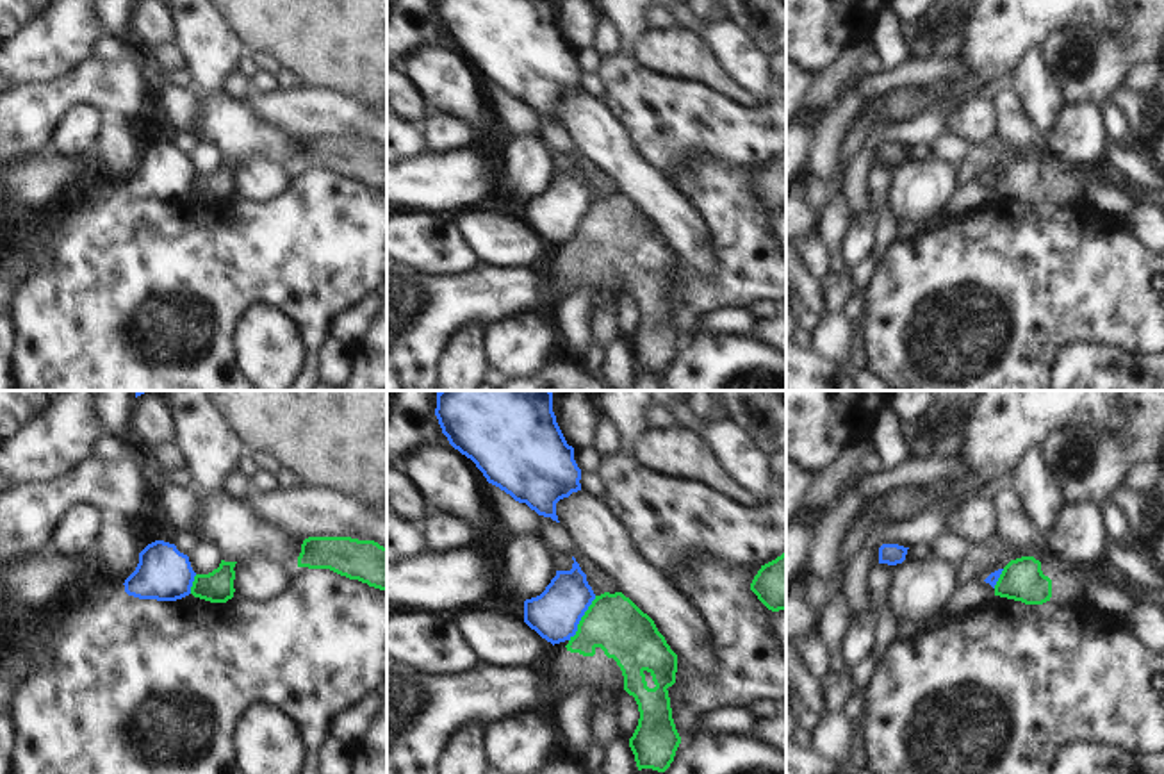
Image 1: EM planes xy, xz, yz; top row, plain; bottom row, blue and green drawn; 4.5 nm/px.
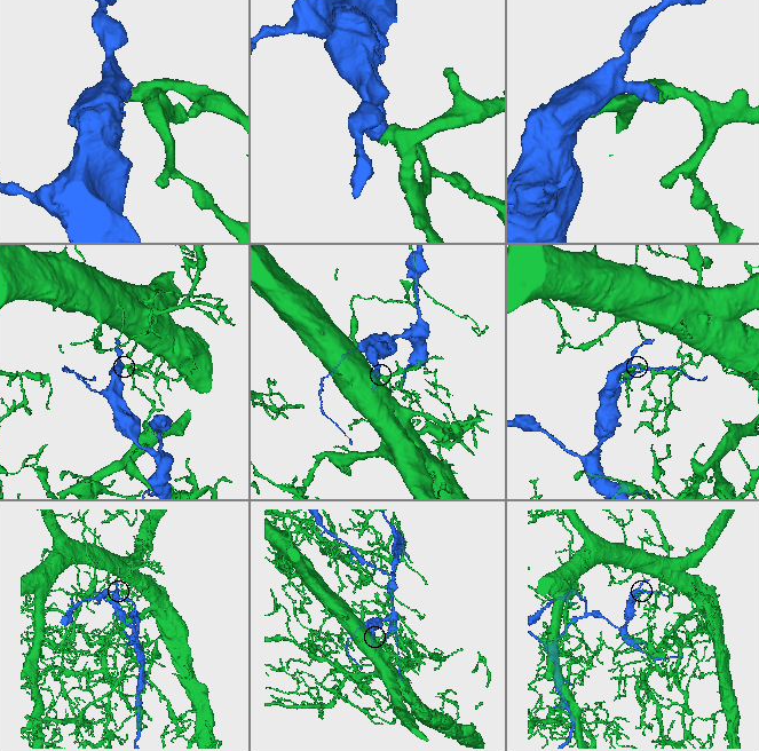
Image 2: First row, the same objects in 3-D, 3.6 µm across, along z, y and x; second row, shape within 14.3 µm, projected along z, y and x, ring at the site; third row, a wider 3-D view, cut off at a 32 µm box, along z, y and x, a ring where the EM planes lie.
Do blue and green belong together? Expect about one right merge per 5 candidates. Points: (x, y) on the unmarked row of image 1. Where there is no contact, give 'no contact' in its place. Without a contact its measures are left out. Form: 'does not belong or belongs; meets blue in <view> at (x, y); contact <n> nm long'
does not belong; meets blue in xz at (580, 220); contact 240 nm long

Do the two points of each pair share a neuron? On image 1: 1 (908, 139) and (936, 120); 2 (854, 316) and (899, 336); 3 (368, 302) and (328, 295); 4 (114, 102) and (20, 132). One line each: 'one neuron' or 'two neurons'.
1: one neuron
2: two neurons
3: two neurons
4: one neuron

